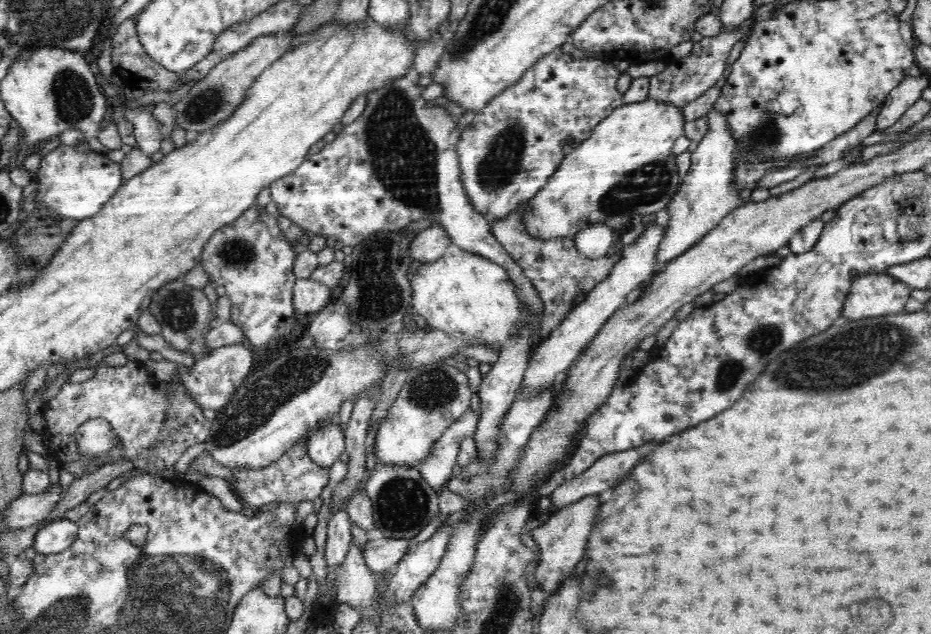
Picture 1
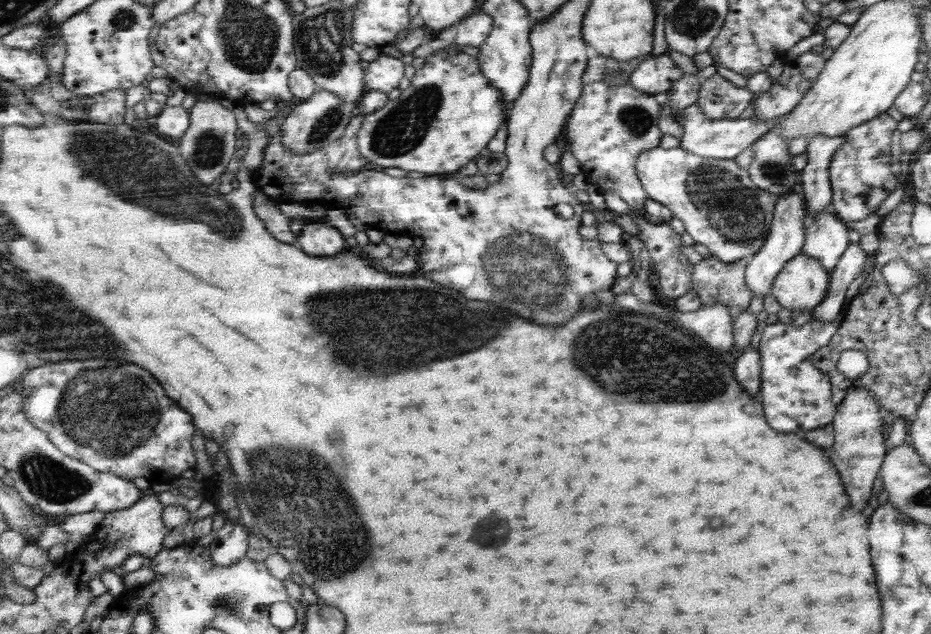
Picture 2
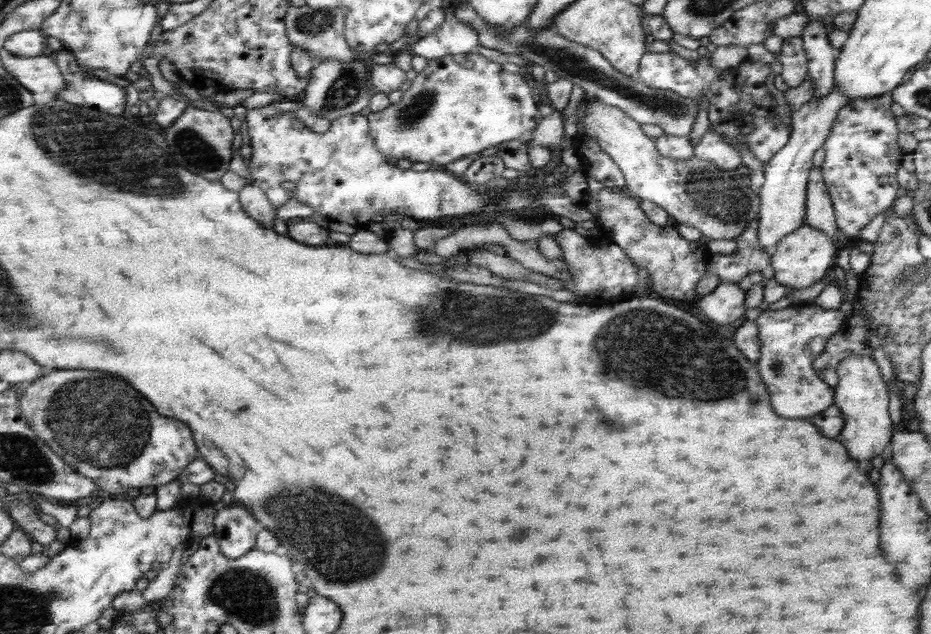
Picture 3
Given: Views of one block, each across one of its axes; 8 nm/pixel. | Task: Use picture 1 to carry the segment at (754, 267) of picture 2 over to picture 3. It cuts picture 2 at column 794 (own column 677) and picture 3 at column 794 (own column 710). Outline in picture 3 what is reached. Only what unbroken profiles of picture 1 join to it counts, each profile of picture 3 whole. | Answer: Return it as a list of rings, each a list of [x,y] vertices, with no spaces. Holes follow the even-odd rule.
[[[833,84],[831,92],[819,100],[809,100],[791,112],[791,128],[787,144],[775,152],[775,156],[763,166],[765,182],[759,188],[759,220],[757,220],[757,240],[759,246],[771,254],[785,234],[795,232],[805,224],[805,200],[807,200],[807,176],[813,168],[813,154],[823,148],[827,136],[831,134],[831,124],[835,124],[837,112],[847,106],[847,96],[841,92],[839,84]]]

